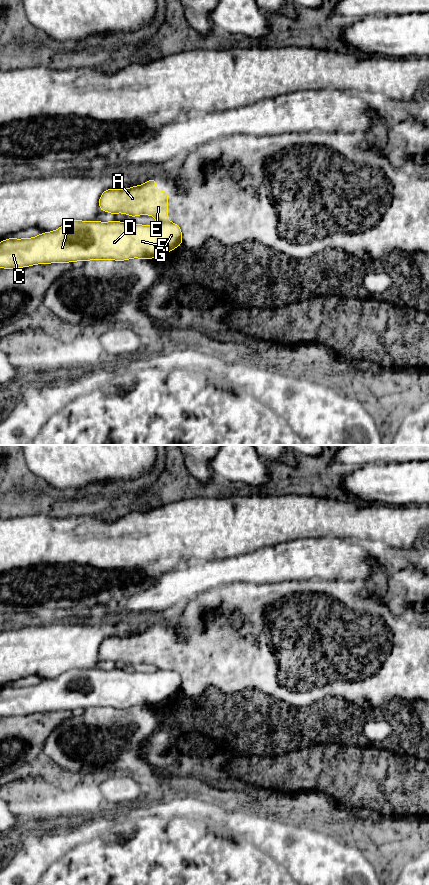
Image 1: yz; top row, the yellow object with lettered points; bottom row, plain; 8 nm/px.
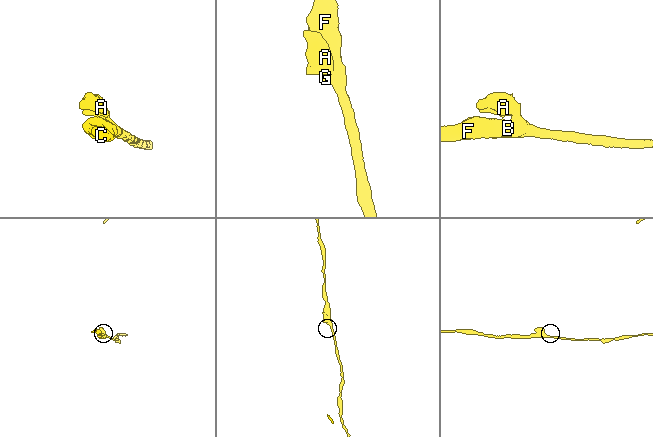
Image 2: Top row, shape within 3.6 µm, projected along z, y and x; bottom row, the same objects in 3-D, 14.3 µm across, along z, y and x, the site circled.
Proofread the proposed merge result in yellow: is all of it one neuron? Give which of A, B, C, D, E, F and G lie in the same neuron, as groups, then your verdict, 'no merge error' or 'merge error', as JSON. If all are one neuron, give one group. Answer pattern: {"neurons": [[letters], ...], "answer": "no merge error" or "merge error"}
{"neurons": [["A", "E"], ["B", "C", "D", "F", "G"]], "answer": "merge error"}

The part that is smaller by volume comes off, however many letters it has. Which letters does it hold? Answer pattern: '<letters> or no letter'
A, E

